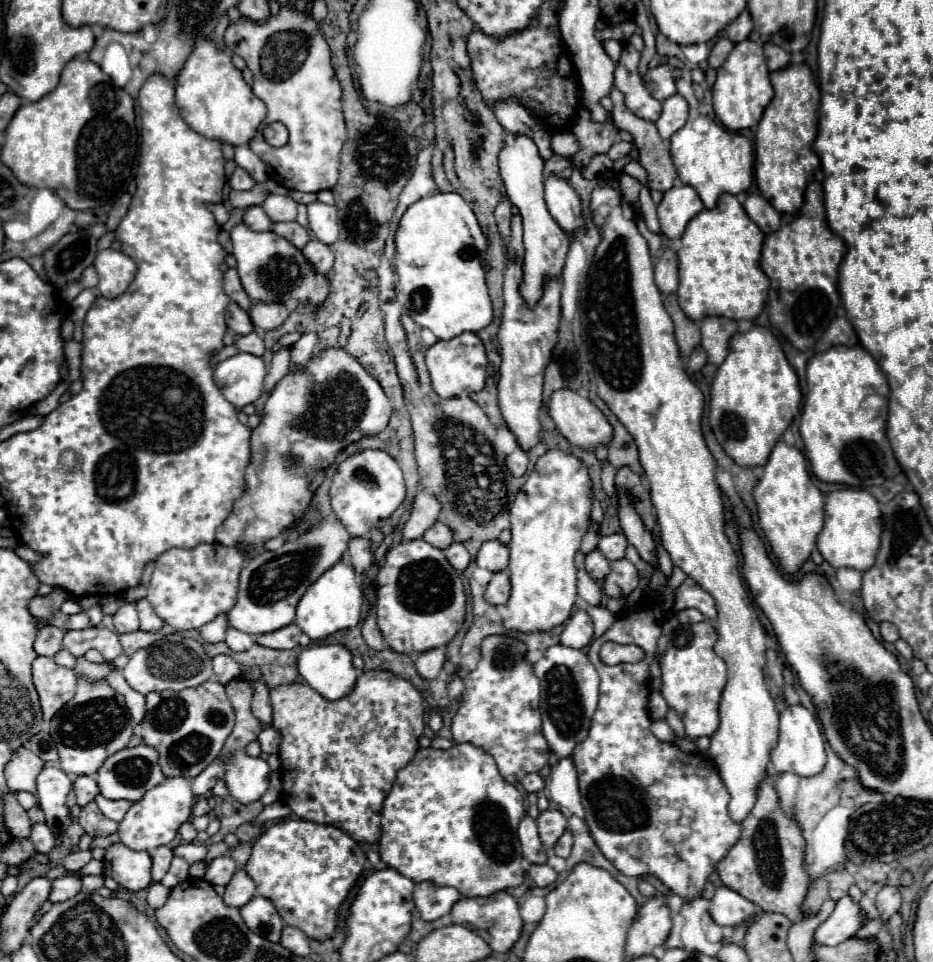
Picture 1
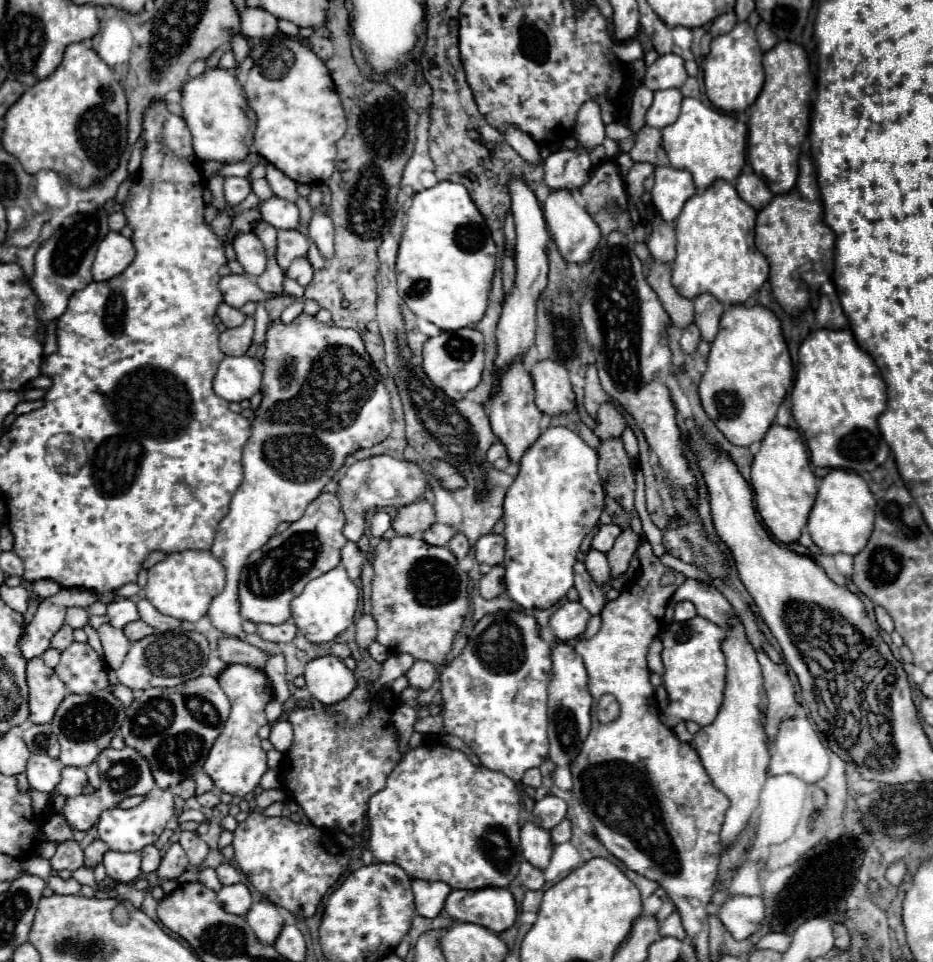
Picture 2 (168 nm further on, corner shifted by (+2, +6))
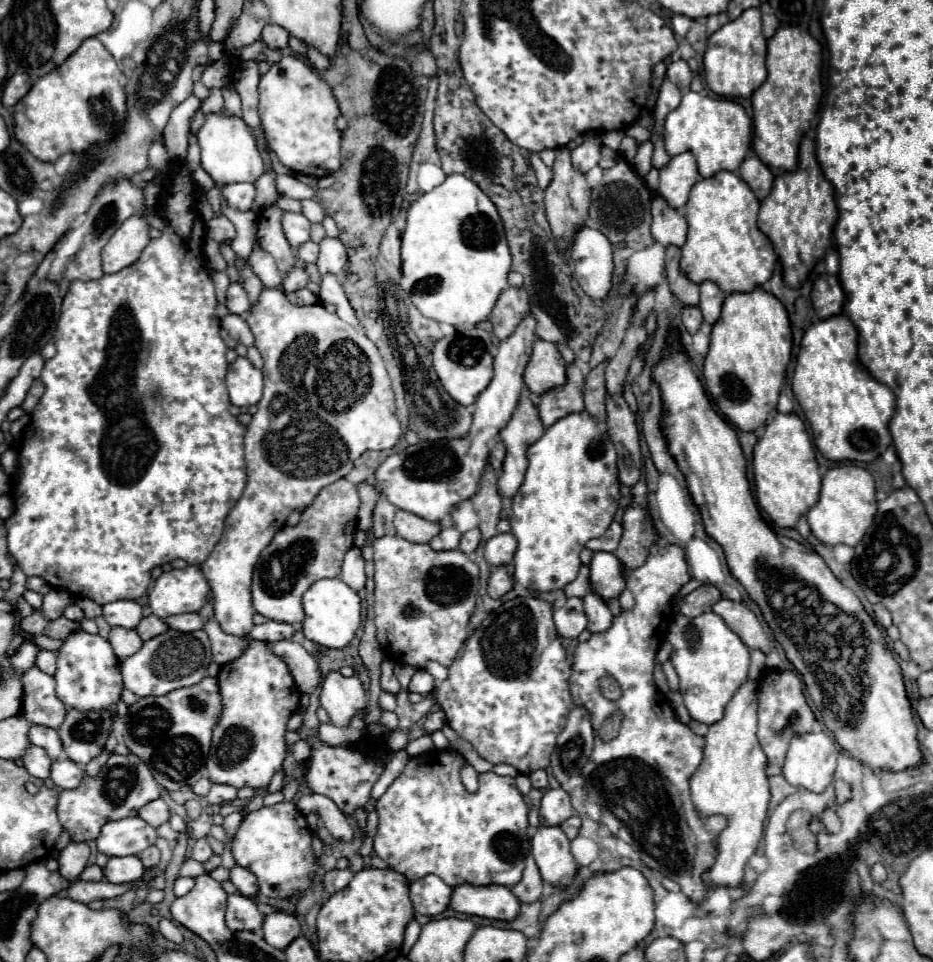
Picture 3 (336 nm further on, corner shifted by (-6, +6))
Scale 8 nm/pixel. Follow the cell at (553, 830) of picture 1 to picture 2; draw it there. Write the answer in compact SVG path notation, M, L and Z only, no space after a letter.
M547 794L543 800L537 800L535 802L535 808L533 808L533 814L531 814L531 820L545 828L545 830L551 830L555 828L563 818L567 816L567 804L553 796L553 794Z

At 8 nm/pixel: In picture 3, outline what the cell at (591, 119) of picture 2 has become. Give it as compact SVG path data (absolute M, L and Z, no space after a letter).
M587 134L585 142L571 152L571 162L575 164L577 172L587 174L591 168L597 166L599 154L601 154L601 138L595 134Z

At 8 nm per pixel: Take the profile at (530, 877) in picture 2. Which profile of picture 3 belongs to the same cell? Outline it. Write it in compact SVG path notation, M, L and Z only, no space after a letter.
M529 854L527 856L527 866L525 866L525 872L523 872L523 878L517 886L511 888L511 892L517 896L519 902L537 902L543 894L543 880L541 880L541 874L539 874L539 868L533 860L533 856Z

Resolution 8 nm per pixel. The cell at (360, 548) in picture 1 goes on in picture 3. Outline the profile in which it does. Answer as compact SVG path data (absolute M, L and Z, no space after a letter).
M355 546L345 554L345 560L341 566L341 580L347 586L355 588L355 592L365 588L365 560L361 556L361 550Z

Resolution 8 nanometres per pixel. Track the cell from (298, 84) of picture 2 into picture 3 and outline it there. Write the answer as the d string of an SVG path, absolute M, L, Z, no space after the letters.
M285 56L273 64L271 72L259 82L261 128L279 162L295 174L323 178L339 170L341 132L335 128L339 114L339 104L327 82L297 56Z

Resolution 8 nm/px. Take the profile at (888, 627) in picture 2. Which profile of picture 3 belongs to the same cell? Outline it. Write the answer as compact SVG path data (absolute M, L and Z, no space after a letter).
M875 604L875 606L873 606L873 614L875 614L875 622L877 622L879 626L883 626L883 628L891 626L891 614L887 612L887 608L885 608L885 606Z

